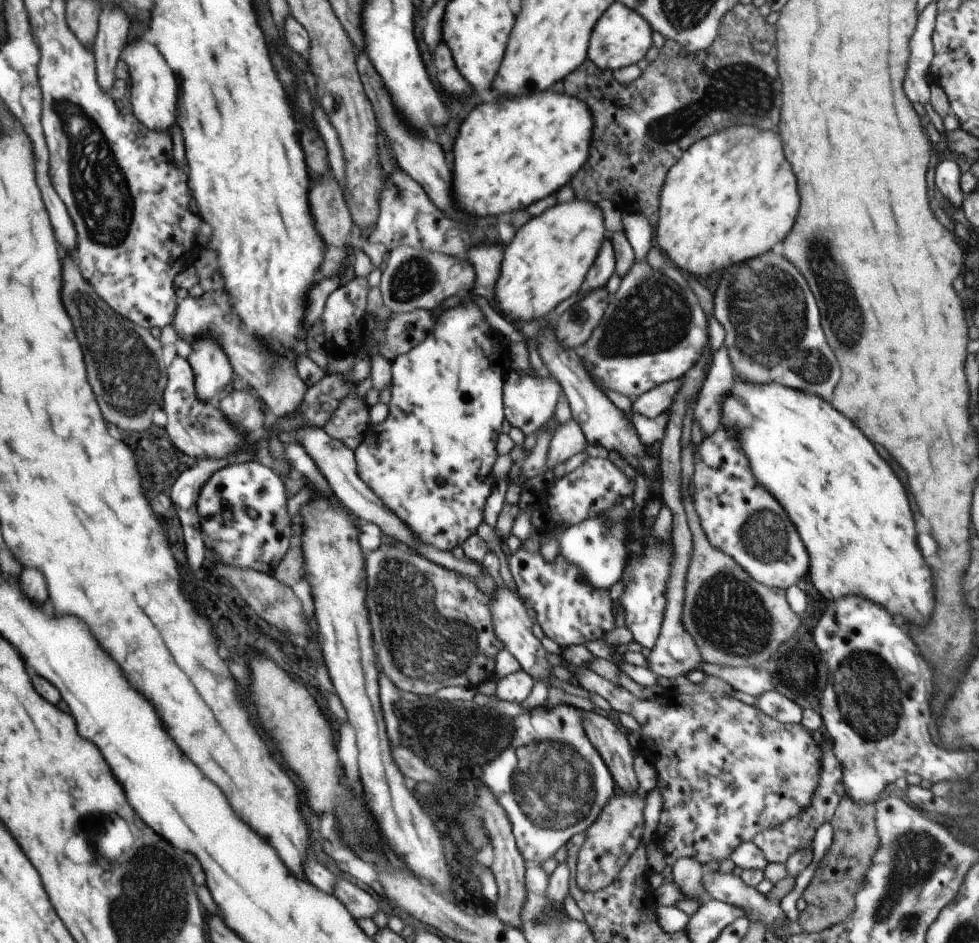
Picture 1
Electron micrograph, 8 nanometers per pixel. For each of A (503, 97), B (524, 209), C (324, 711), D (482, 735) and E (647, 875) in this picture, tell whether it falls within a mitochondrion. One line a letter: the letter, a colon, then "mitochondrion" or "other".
A: other
B: other
C: other
D: other
E: other

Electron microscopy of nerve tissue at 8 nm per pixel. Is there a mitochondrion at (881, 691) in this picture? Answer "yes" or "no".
yes

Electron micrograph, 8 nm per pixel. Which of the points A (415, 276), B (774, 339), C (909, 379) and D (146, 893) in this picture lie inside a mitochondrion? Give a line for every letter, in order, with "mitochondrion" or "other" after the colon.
A: mitochondrion
B: mitochondrion
C: other
D: mitochondrion

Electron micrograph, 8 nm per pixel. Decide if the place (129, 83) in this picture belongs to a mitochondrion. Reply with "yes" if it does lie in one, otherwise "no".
no

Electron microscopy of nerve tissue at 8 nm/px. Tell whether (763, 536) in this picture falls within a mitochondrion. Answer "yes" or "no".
yes

